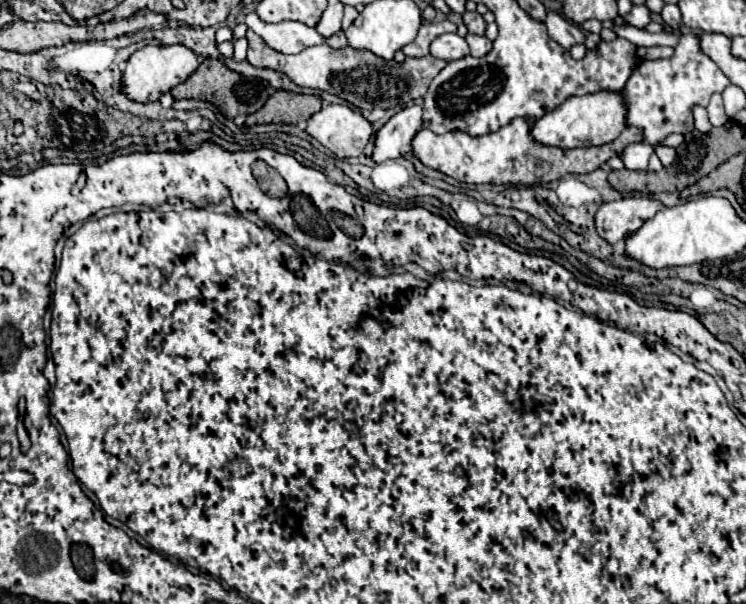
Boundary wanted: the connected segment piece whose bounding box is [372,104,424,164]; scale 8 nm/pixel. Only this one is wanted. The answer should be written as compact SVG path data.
M410 106L392 116L376 134L376 150L372 154L374 162L386 162L390 158L404 156L410 148L414 136L422 130L422 106Z

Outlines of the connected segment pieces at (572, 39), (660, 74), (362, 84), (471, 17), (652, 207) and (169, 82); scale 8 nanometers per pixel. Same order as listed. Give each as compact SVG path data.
M548 12L548 16L546 16L546 28L548 28L550 38L556 40L556 42L560 42L560 46L564 46L564 48L570 48L574 44L584 42L582 30L576 24L568 22L558 12Z
M684 32L674 56L668 60L642 60L632 72L632 78L624 86L628 102L628 126L636 126L644 132L644 142L656 146L672 132L686 134L694 128L692 108L696 104L708 106L714 92L722 92L730 80L722 70L702 52L700 38L694 32Z
M248 30L248 62L258 68L272 68L288 74L288 78L306 88L314 90L326 90L330 94L338 94L340 98L348 100L354 108L360 110L372 110L376 106L380 108L394 108L406 104L408 100L418 100L426 94L428 82L446 66L446 60L432 58L430 54L426 58L406 58L402 64L394 60L382 60L376 54L368 50L356 50L350 46L344 48L330 48L328 44L312 46L296 56L284 56L260 42L260 36Z
M464 12L464 24L472 34L484 34L486 30L486 22L478 12Z
M630 196L616 202L604 202L596 212L596 230L612 246L636 234L642 224L654 218L666 206L652 196Z
M172 44L172 46L144 46L142 50L136 50L124 70L124 94L136 102L154 102L164 92L172 90L174 86L182 84L188 76L192 76L200 66L200 56L190 50L184 44Z

